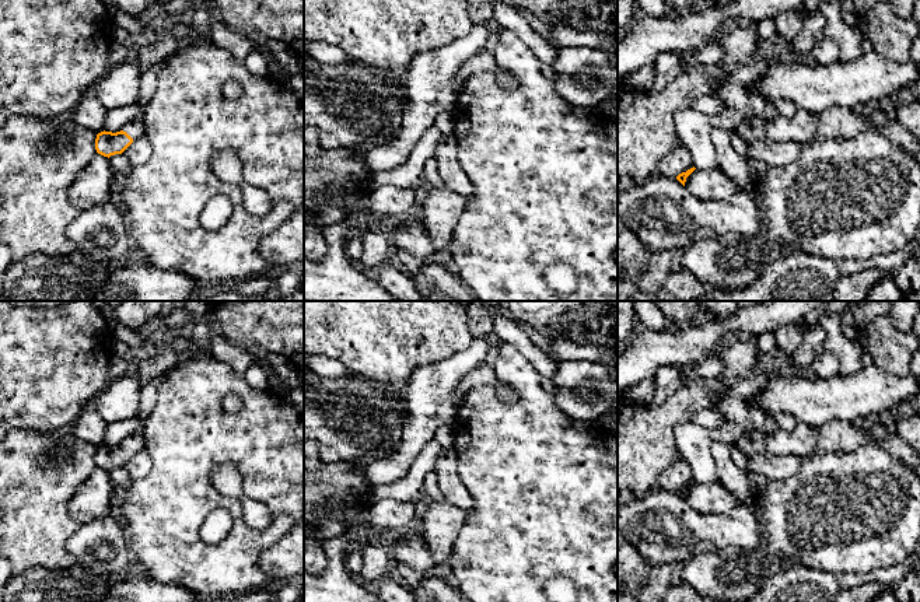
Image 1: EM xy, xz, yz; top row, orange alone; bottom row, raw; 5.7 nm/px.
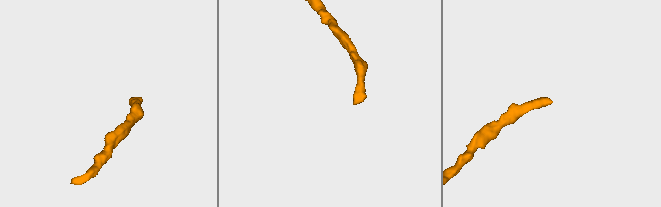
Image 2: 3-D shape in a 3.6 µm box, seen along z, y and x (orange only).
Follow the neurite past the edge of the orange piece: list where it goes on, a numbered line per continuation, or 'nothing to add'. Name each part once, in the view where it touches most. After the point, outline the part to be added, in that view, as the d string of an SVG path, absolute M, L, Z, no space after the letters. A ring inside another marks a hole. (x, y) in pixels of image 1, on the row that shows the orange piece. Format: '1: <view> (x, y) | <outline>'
1: xy (135, 129) | M134 119L125 125L123 132L126 132L133 140L144 134L144 123L141 119Z

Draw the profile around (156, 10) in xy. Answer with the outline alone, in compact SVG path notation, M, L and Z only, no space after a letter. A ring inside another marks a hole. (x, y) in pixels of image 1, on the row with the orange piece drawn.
M158 0L154 4L151 4L147 10L144 10L143 14L139 17L139 20L146 25L150 25L162 15L164 15L164 1Z

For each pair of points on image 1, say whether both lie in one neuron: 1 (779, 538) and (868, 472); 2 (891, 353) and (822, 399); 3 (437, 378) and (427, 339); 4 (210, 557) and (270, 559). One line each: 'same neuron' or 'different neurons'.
1: same neuron
2: different neurons
3: different neurons
4: different neurons

